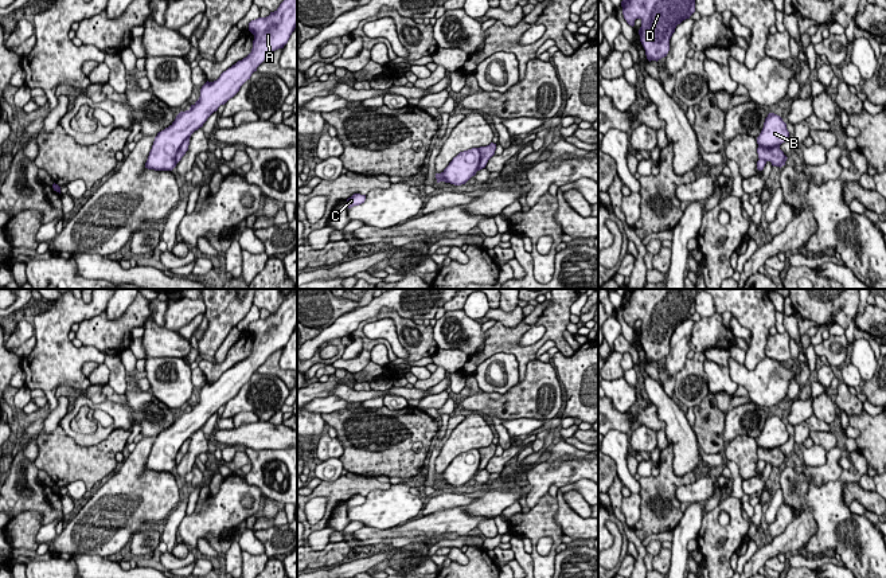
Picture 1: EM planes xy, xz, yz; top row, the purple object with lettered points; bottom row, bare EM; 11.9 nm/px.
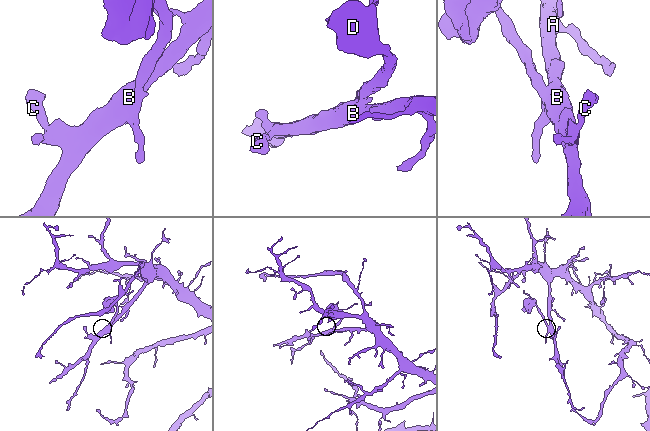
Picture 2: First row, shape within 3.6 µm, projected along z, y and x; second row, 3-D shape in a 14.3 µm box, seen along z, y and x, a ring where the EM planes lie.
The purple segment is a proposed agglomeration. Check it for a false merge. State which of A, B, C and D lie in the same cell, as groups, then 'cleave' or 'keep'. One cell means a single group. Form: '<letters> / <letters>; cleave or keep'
A B C / D; cleave

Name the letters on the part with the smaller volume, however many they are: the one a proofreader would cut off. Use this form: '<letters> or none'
D

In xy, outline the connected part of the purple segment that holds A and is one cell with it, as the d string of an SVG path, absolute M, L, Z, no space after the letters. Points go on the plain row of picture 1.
M297 292L269 317L249 324L249 332L254 336L251 354L223 372L216 382L207 382L200 390L199 401L188 411L180 413L168 429L157 434L145 469L172 472L176 468L176 454L180 446L202 429L220 406L239 393L273 352L284 349L296 328Z

